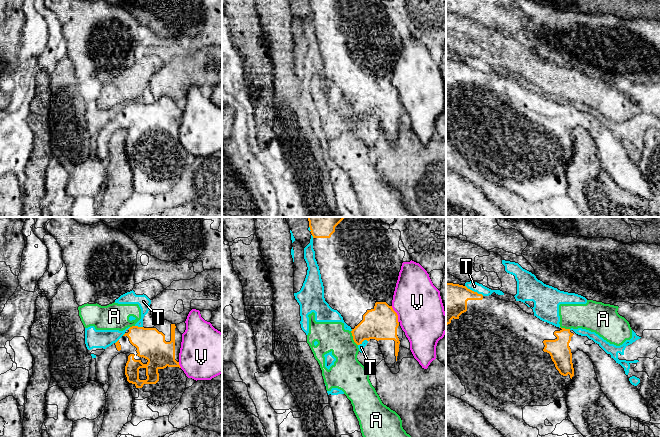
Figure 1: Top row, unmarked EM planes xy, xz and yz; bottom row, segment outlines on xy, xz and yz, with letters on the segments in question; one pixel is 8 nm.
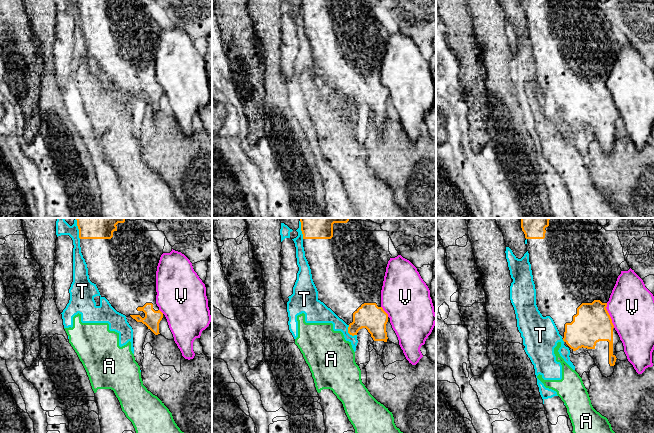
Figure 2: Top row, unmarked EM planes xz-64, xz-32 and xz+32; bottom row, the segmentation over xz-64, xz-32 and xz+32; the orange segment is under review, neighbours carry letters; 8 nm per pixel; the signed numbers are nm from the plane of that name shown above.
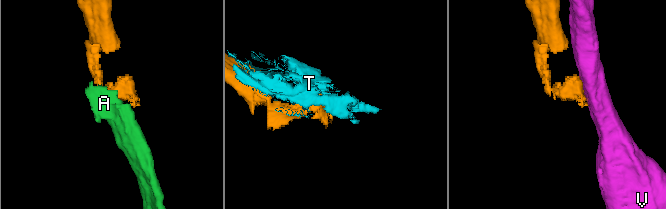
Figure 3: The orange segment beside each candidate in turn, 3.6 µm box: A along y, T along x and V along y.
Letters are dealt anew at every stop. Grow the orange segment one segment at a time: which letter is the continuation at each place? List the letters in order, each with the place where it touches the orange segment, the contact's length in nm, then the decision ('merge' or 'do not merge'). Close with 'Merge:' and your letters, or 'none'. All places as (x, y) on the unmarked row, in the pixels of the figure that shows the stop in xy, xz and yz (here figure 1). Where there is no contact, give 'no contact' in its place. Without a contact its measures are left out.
A: xz (353, 114) | 130 nm | do not merge
T: yz (473, 67) | 170 nm | do not merge
V: xz (396, 90) | 150 nm | do not merge
Merge: none

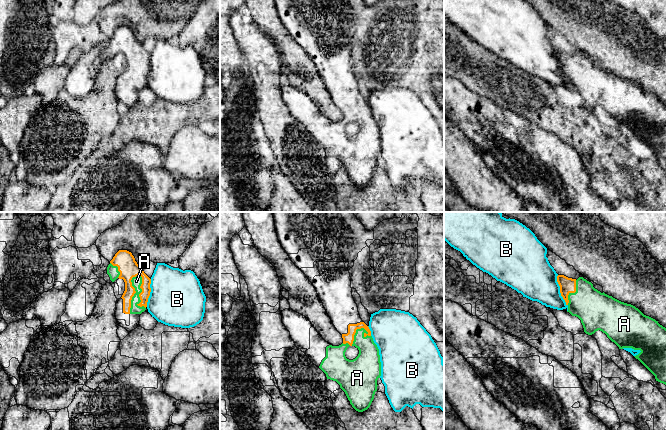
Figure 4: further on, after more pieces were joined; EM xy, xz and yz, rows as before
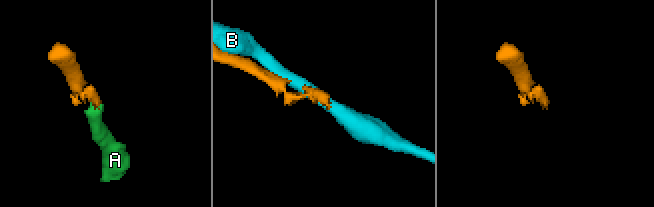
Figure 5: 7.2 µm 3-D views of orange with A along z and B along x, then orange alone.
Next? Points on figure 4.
A: xy (135, 68) | 340 nm | merge
B: yz (560, 66) | 260 nm | do not merge
Merge: A

